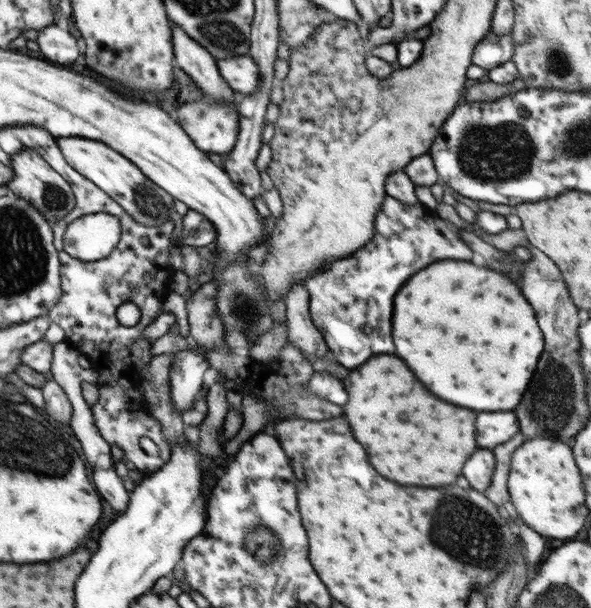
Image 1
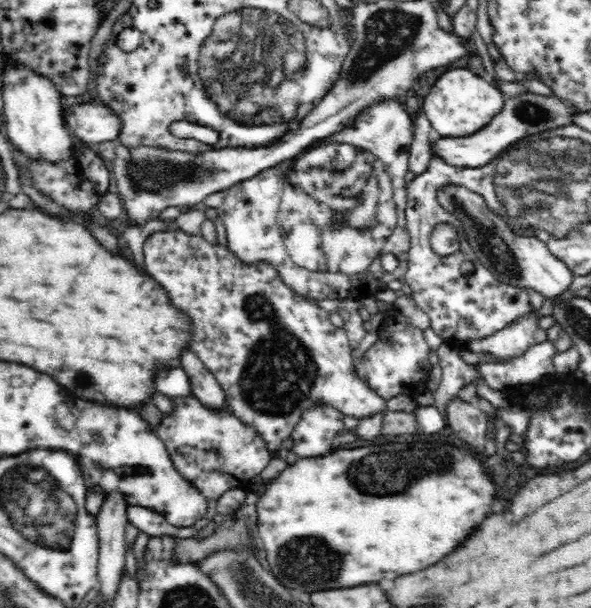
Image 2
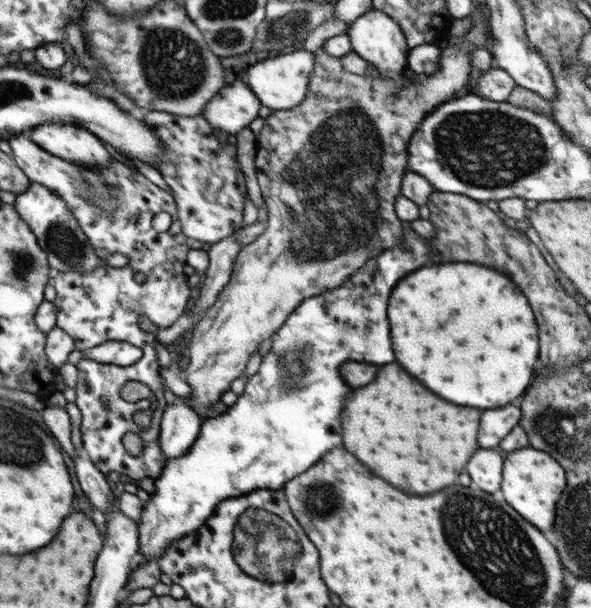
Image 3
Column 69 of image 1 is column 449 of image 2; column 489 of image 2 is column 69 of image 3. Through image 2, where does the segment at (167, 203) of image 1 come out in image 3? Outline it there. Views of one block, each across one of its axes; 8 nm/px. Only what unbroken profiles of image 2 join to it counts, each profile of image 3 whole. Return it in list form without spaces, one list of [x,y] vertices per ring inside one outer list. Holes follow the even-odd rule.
[[[74,124],[36,126],[29,132],[32,142],[65,162],[104,175],[113,158],[97,136]]]

